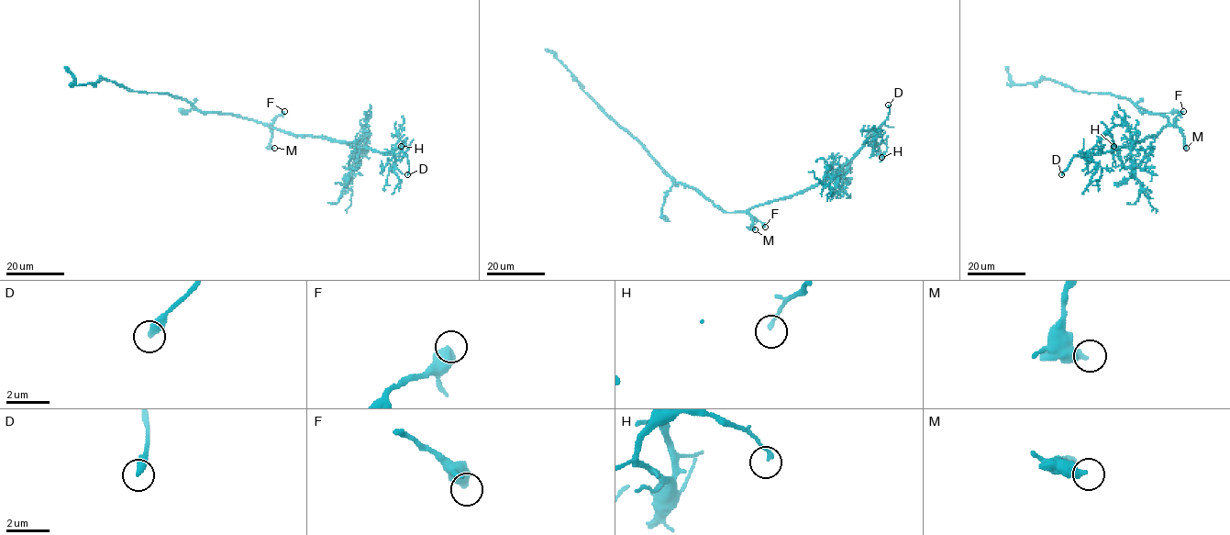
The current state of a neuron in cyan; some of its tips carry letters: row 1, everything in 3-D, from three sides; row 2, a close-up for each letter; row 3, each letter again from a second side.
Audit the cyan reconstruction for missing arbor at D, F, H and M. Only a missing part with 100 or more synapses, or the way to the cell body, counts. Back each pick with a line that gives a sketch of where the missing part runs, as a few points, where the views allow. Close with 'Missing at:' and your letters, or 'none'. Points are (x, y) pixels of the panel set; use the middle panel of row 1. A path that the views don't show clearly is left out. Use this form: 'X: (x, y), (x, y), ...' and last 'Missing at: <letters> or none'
D: (888, 105), (885, 103), (911, 101), (914, 98)
Missing at: D

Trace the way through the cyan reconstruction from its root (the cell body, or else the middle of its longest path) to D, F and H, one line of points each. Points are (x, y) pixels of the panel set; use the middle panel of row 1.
D: (714, 205), (727, 212), (746, 212), (817, 186), (841, 168), (886, 118), (888, 105)
F: (714, 205), (727, 212), (746, 212), (765, 227)
H: (714, 205), (727, 212), (746, 212), (803, 193), (832, 176), (868, 142), (886, 141), (881, 157)

